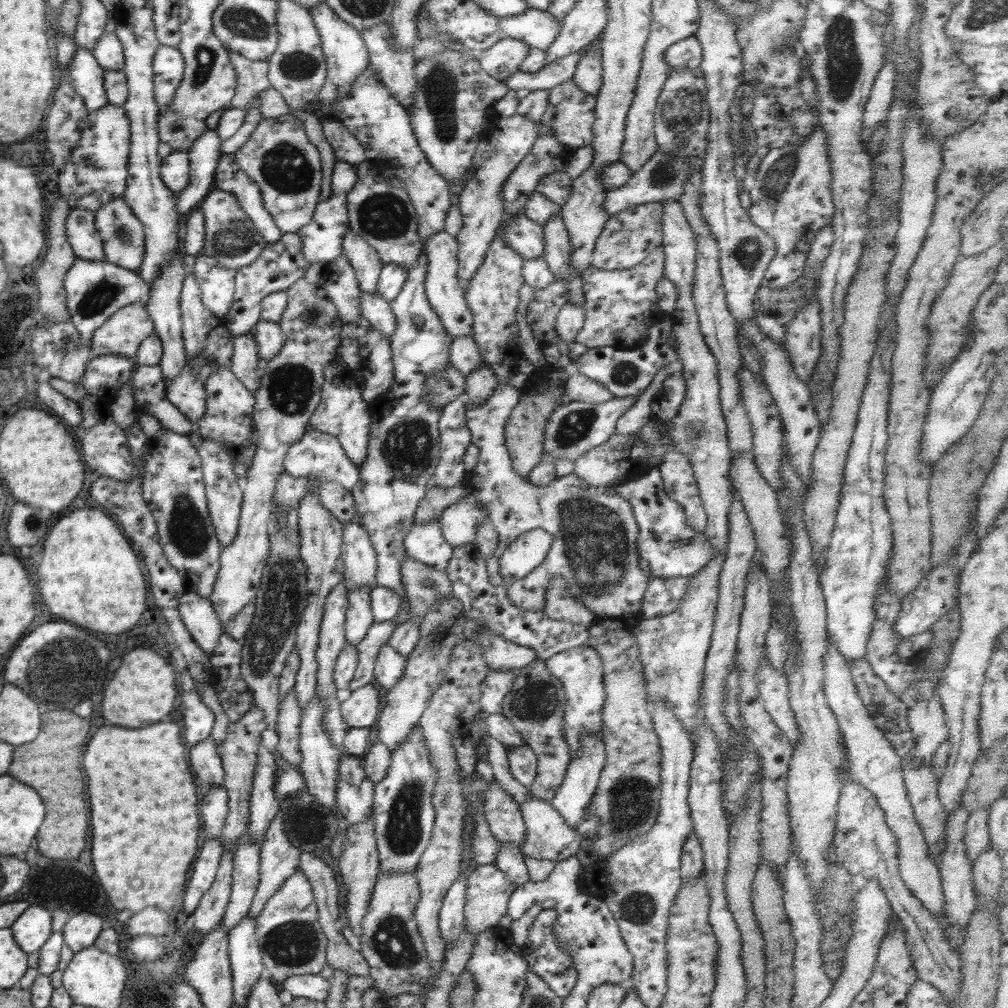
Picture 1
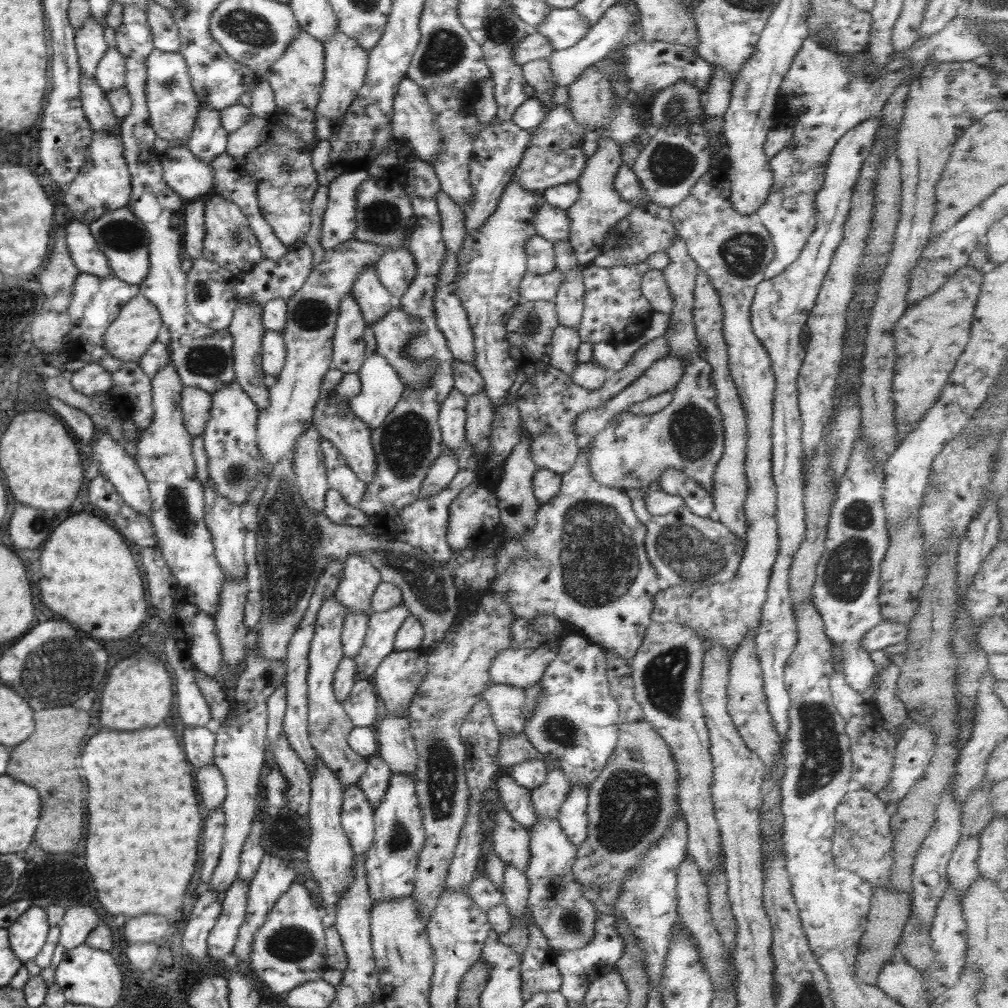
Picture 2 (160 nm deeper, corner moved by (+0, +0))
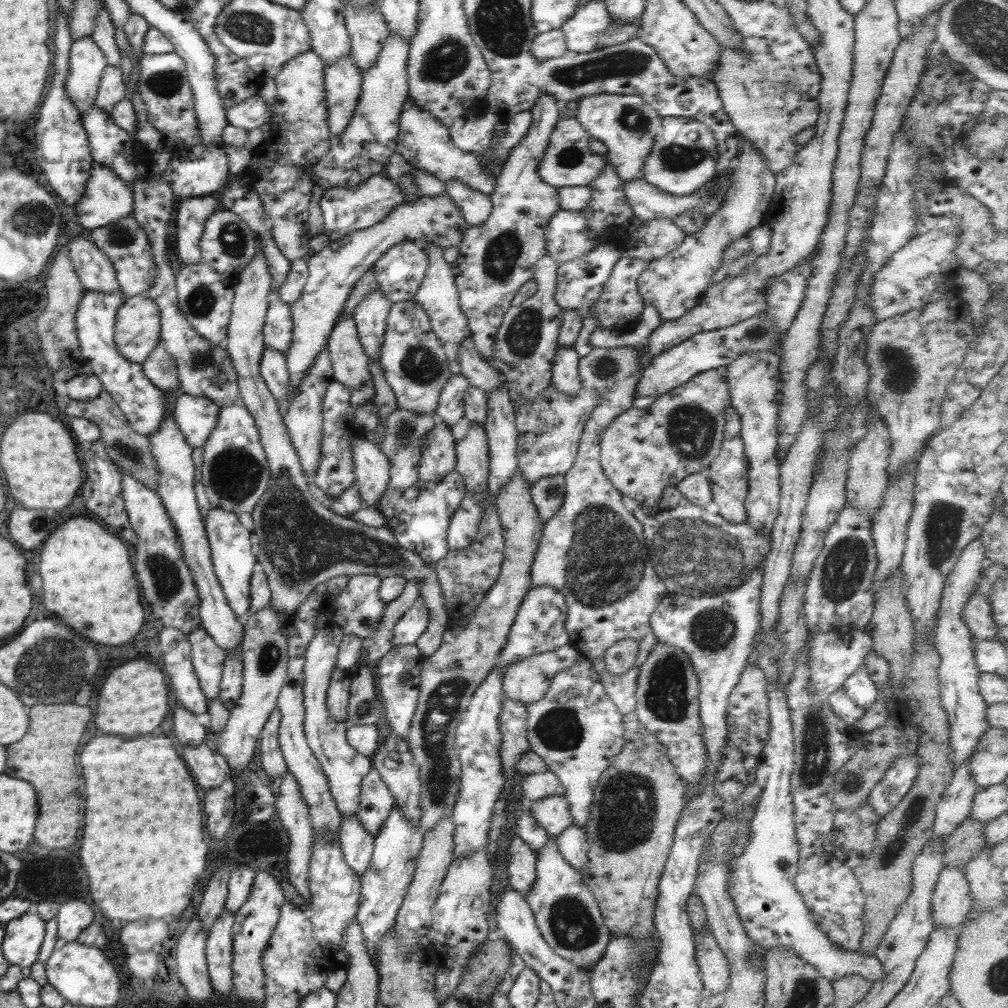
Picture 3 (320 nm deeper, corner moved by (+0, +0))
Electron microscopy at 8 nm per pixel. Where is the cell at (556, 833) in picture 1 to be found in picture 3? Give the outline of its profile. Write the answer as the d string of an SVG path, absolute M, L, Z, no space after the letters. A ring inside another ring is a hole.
M549 837L542 850L537 853L536 880L526 896L528 906L532 909L536 926L542 938L552 947L552 950L561 958L568 960L579 969L594 967L606 950L611 939L611 932L604 924L599 906L590 889L583 883L581 873L570 866L560 854L556 837Z

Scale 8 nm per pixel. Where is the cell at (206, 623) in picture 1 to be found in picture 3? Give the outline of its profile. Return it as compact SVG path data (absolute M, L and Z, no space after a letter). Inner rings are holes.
M202 624L186 636L191 644L191 657L199 686L204 692L207 703L210 703L212 699L219 697L227 654L204 630Z

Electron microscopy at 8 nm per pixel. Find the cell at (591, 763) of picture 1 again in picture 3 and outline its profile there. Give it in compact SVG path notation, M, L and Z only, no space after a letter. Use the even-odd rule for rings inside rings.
M572 822L572 825L564 829L564 833L558 837L557 845L564 860L581 873L582 876L589 859L589 842L587 841L585 828L576 827Z

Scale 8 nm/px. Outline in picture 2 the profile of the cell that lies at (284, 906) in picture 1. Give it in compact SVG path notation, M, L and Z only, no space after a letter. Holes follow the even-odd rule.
M292 883L267 914L263 926L255 934L251 953L251 970L259 981L268 985L272 996L285 996L299 984L320 980L328 969L323 911L314 906L308 889Z

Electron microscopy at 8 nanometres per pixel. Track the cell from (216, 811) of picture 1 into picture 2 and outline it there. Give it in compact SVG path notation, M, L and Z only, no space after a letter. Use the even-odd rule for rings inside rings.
M204 765L196 770L196 788L208 810L222 805L227 793L224 775L216 765Z

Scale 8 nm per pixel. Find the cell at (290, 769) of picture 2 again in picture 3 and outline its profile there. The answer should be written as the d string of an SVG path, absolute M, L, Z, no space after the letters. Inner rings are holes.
M285 772L280 780L278 788L276 788L277 801L275 807L278 817L286 829L289 838L289 847L287 848L287 877L291 885L298 891L298 894L309 900L310 891L308 888L308 869L312 856L312 845L315 839L312 829L312 821L310 821L310 813L305 800L300 794L300 787L297 785L297 780L291 772Z

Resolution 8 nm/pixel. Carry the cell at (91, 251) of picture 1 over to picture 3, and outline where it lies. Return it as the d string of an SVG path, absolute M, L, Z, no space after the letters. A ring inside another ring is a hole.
M78 236L66 245L72 267L85 289L106 294L121 292L112 262L90 240Z

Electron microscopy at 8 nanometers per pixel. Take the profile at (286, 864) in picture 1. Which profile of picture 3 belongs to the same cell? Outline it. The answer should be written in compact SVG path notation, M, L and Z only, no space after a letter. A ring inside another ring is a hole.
M256 872L248 900L235 912L232 927L233 955L232 976L234 996L244 1003L260 1006L265 1001L264 970L261 958L271 934L277 925L281 906L285 903L284 891L280 889L278 879L268 872Z

